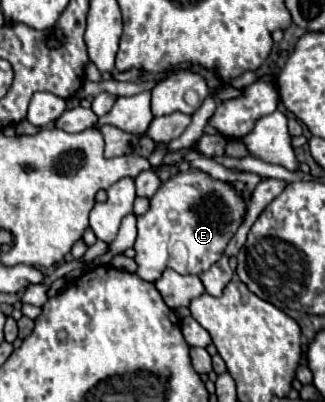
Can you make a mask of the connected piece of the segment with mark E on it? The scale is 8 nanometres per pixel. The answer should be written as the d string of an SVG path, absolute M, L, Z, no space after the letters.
M201 169L191 171L179 171L171 175L159 191L149 199L149 211L143 215L137 215L137 241L133 245L135 249L135 263L139 265L137 275L145 281L155 281L163 273L165 267L175 269L181 275L199 275L207 271L213 263L217 263L227 247L227 243L235 237L237 229L245 221L247 207L251 199L245 199L241 191L237 191L231 183L213 179L209 173Z

